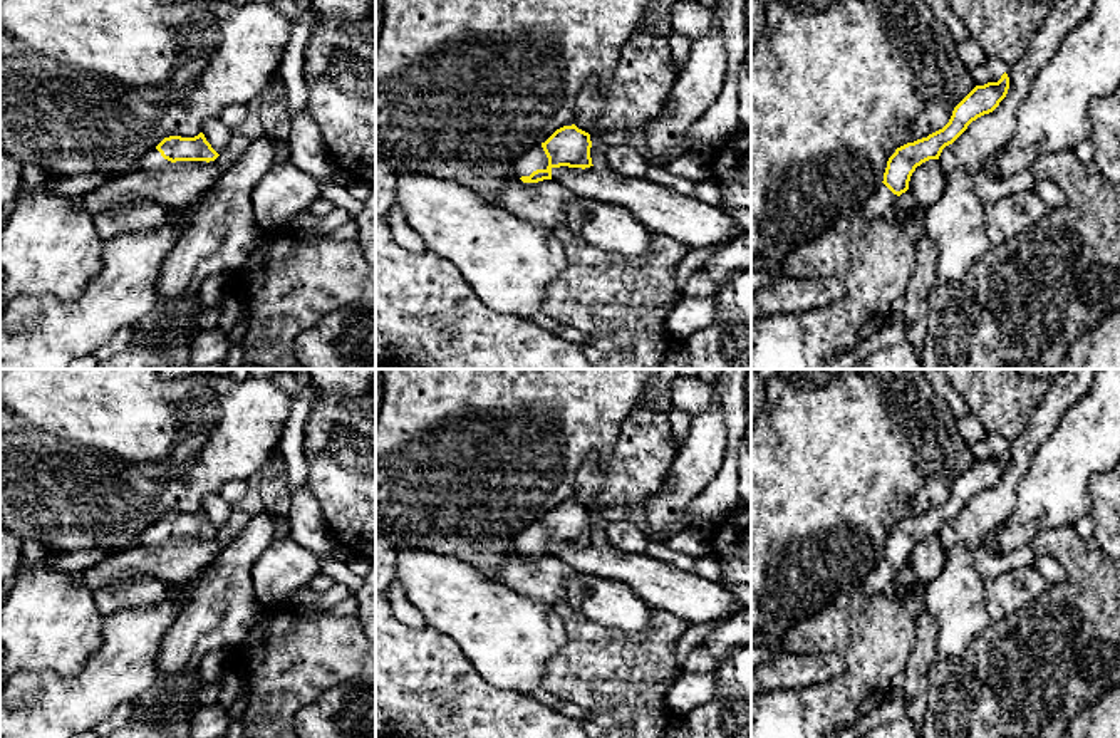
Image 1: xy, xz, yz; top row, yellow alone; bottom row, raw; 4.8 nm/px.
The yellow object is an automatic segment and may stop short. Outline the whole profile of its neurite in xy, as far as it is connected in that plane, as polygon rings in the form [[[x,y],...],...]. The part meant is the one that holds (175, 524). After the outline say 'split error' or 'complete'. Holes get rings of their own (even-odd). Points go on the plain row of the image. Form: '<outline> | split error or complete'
[[[200,508],[194,513],[169,512],[164,513],[154,525],[141,532],[137,542],[143,547],[158,547],[176,537],[215,537],[220,530]]] | split error

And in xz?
[[[575,500],[572,502],[563,502],[557,505],[545,518],[535,520],[528,523],[515,538],[515,550],[523,557],[523,559],[538,559],[543,555],[552,555],[552,545],[560,543],[560,542],[568,542],[568,543],[590,543],[592,533],[590,533],[590,510],[578,505]]] | split error

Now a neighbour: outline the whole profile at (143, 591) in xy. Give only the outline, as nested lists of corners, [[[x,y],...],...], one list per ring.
[[[151,575],[134,577],[101,587],[94,602],[102,617],[119,611],[159,604],[166,595],[166,584]]]

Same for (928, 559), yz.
[[[929,535],[915,543],[909,557],[909,569],[914,580],[927,585],[934,580],[946,565],[947,550],[944,548],[939,535]]]

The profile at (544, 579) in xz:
[[[513,548],[501,565],[500,582],[553,609],[567,600],[567,582],[580,575],[572,565],[555,555],[523,559]]]

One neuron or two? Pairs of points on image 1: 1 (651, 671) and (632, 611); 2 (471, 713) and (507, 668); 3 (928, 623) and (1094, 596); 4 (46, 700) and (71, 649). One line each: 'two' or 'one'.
1: two
2: two
3: two
4: two

